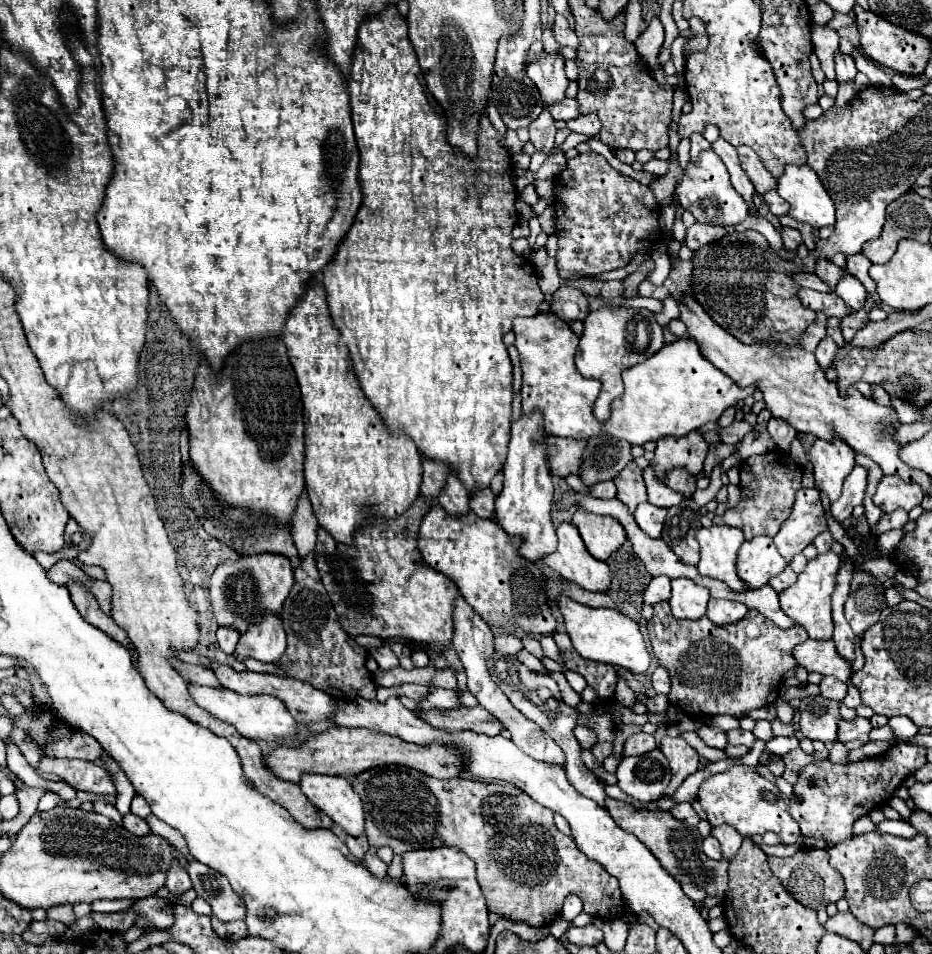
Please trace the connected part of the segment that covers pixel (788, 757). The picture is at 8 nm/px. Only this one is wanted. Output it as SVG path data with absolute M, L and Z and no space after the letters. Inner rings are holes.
M797 748L782 757L786 767L801 771L808 764L808 754L802 751L801 748Z

